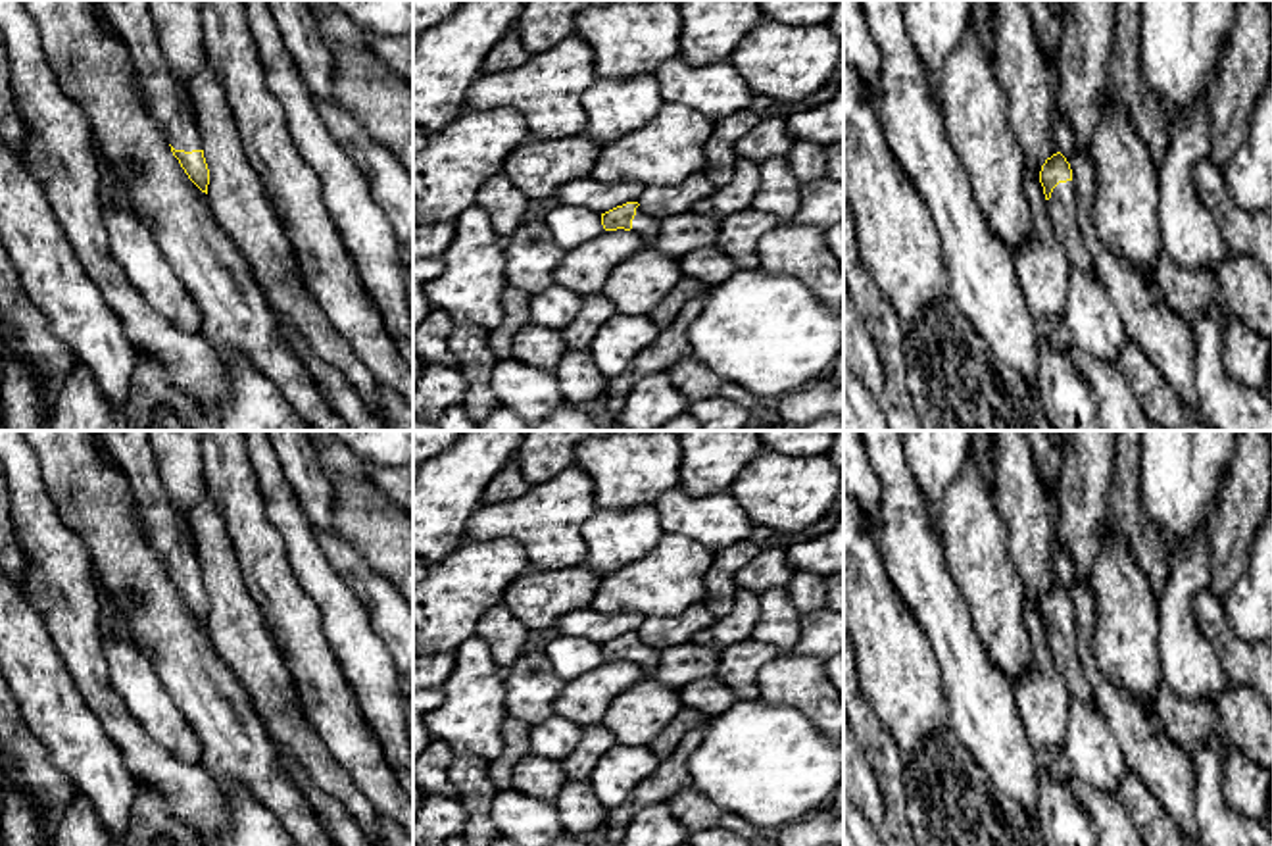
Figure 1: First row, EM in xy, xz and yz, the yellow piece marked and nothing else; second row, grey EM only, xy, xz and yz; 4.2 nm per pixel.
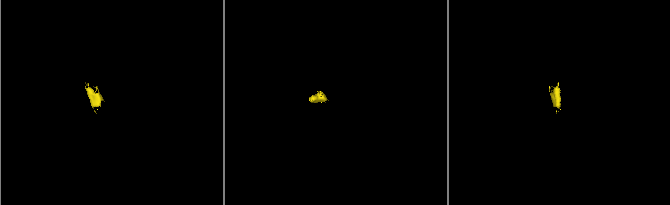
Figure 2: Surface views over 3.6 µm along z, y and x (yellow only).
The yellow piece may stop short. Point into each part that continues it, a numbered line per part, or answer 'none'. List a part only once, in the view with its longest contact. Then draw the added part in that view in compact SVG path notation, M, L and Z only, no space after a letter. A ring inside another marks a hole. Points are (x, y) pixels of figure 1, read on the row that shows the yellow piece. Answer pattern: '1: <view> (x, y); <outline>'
1: xy (131, 20); M100 0L115 35L131 52L136 88L163 127L175 150L202 150L194 110L186 100L181 79L173 75L161 54L152 10L152 0Z
2: yz (1063, 204); M1074 181L1059 183L1047 200L1049 217L1068 261L1095 275L1093 260L1080 229L1080 202Z

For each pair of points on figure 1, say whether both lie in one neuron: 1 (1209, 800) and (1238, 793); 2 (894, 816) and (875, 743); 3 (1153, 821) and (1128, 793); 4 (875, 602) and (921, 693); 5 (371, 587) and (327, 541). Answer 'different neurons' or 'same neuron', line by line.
1: different neurons
2: same neuron
3: same neuron
4: same neuron
5: same neuron

